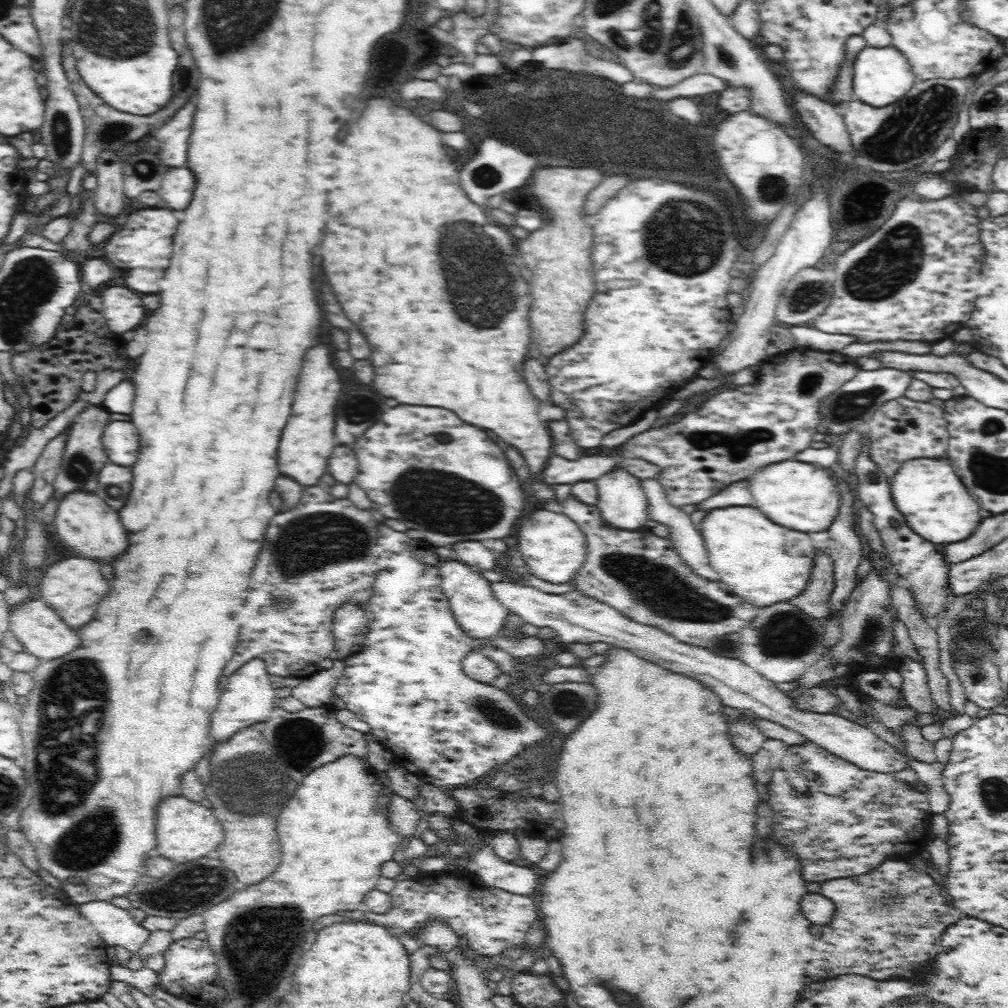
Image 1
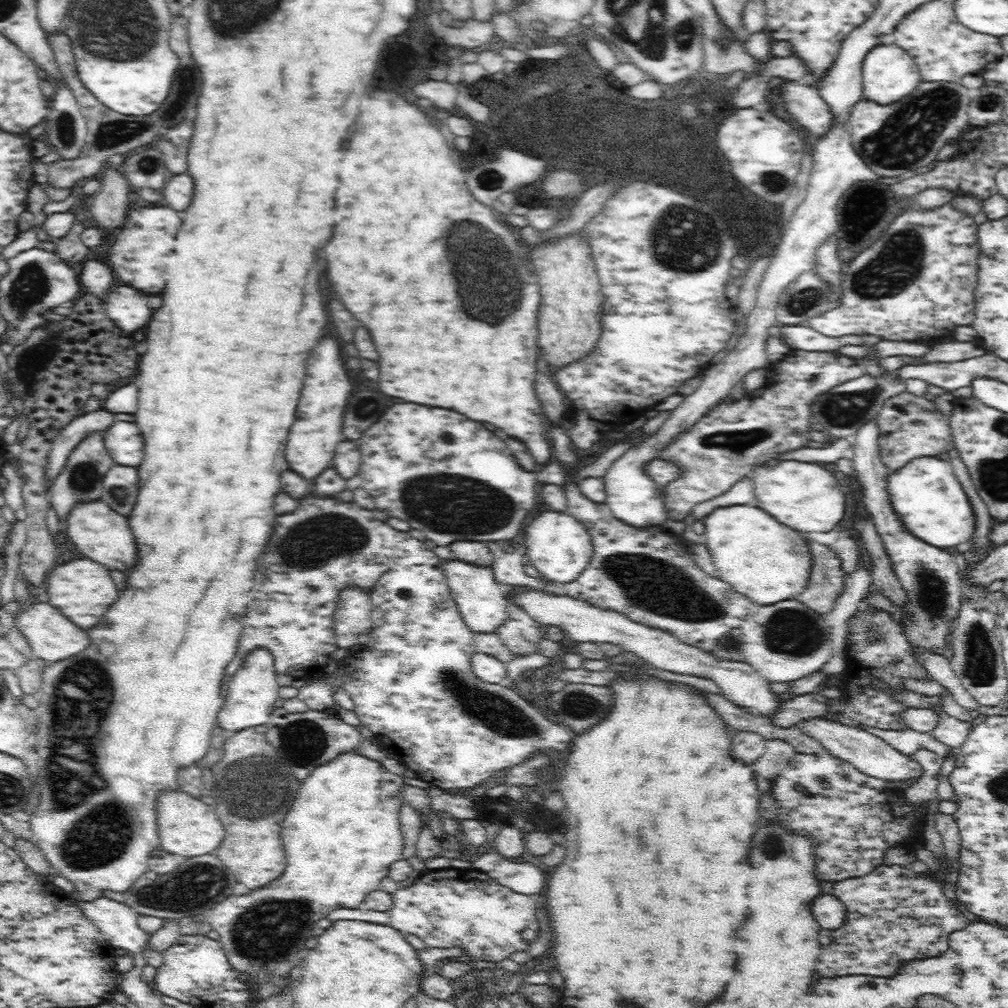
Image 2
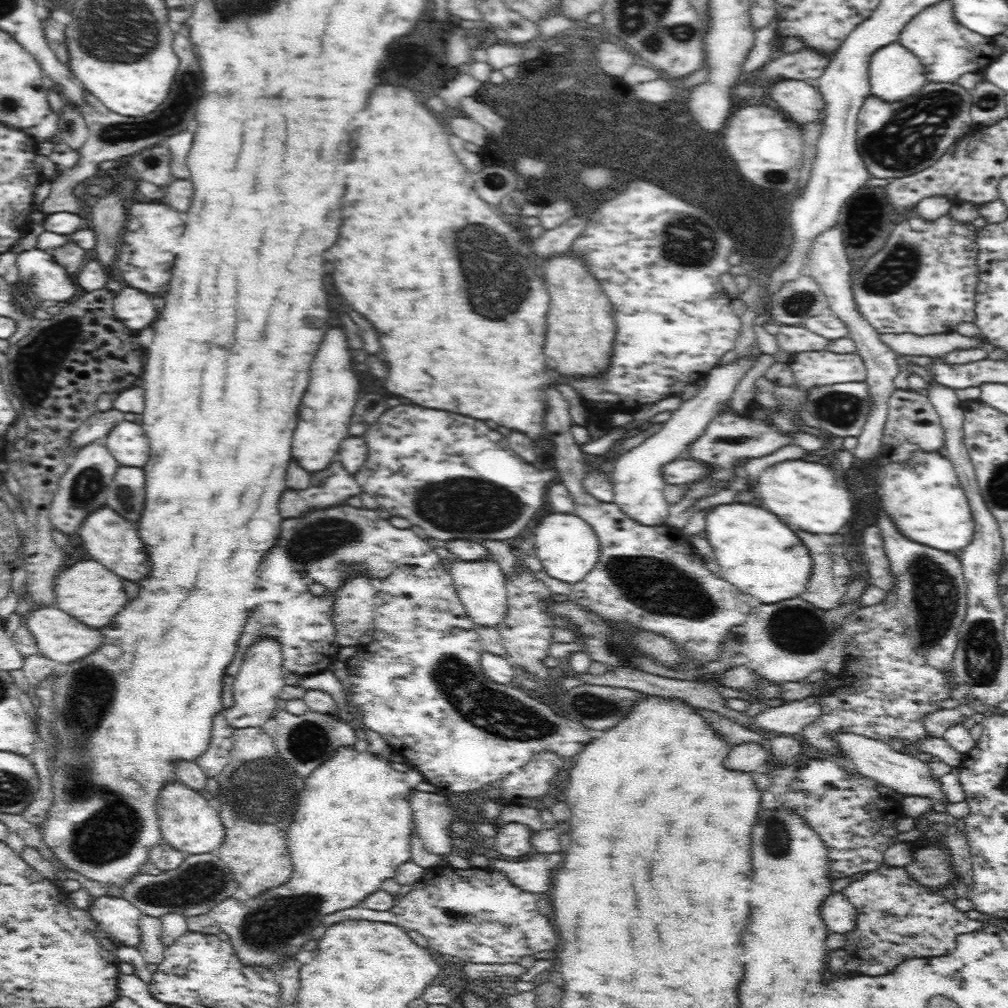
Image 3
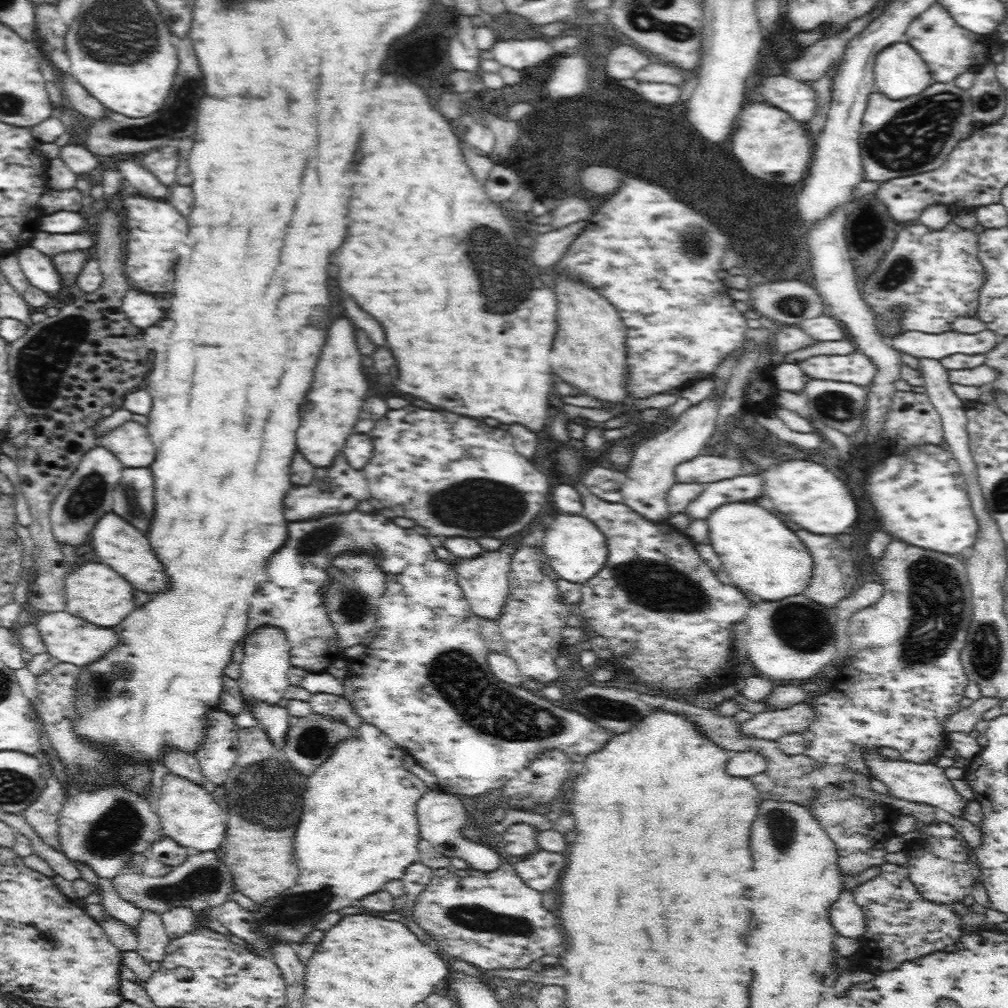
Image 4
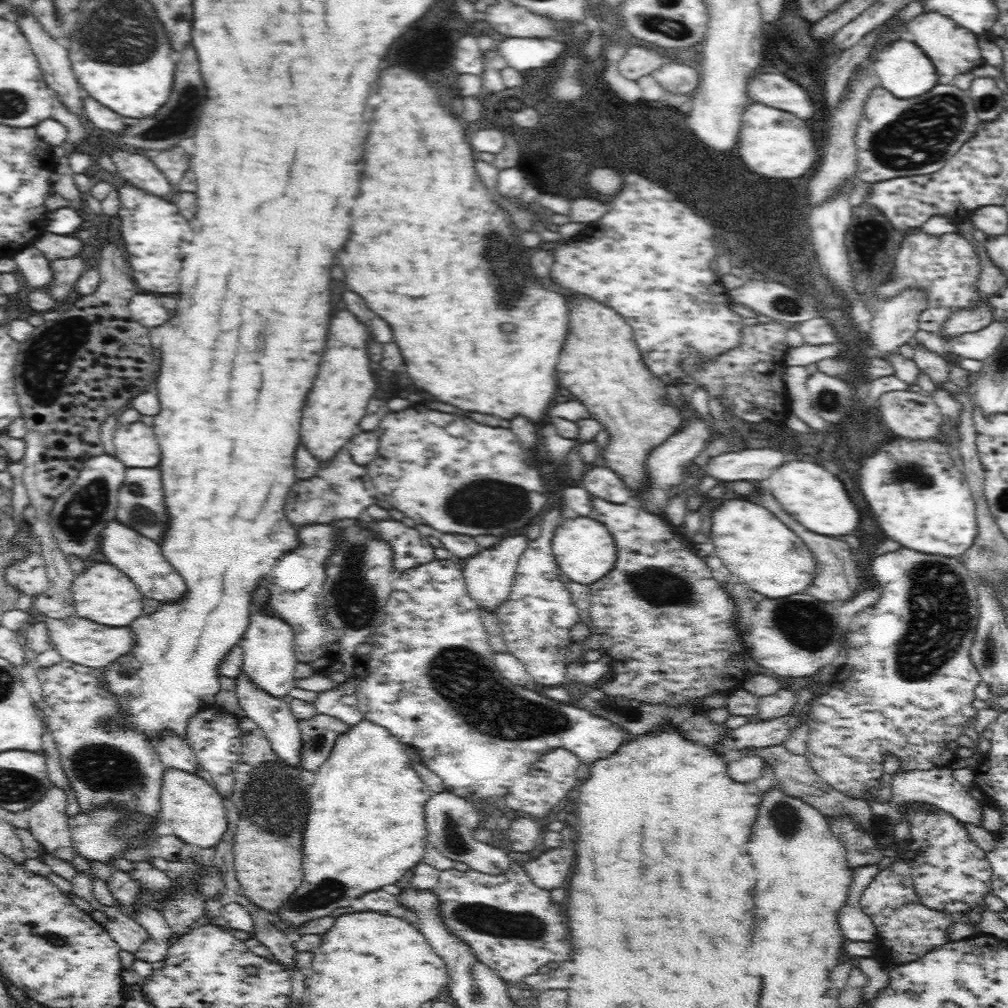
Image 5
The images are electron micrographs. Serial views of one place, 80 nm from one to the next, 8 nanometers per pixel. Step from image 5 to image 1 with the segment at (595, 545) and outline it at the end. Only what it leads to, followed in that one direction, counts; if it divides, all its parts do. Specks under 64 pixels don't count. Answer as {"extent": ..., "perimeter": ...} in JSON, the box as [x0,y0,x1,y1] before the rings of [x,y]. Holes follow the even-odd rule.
{"extent":[518,509,588,584],"perimeter":[[[556,509],[536,510],[518,528],[518,550],[522,552],[530,575],[554,584],[571,582],[588,556],[588,543],[580,527]]]}

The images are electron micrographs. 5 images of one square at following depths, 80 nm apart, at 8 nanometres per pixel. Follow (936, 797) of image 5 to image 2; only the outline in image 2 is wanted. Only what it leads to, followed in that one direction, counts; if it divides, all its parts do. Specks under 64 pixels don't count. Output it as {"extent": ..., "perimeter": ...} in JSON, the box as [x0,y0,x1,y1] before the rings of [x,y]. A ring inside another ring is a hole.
{"extent":[797,717,924,787],"perimeter":[[[822,717],[804,719],[798,723],[797,727],[812,737],[814,741],[821,742],[833,756],[849,762],[861,773],[868,774],[869,777],[884,779],[886,782],[905,782],[910,787],[913,783],[917,783],[924,772],[922,765],[912,759],[910,755],[902,754],[882,738],[878,738],[860,727],[851,727],[838,720]]]}

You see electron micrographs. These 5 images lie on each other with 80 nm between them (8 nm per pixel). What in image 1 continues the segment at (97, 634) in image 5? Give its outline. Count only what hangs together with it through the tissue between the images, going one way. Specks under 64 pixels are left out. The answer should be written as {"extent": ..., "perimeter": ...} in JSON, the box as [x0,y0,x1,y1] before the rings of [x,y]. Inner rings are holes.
{"extent":[8,597,81,661],"perimeter":[[[30,597],[28,602],[11,608],[8,630],[25,646],[26,653],[47,661],[60,658],[74,650],[76,646],[81,646],[76,629],[67,625],[64,619],[58,617],[56,611],[37,597]]]}

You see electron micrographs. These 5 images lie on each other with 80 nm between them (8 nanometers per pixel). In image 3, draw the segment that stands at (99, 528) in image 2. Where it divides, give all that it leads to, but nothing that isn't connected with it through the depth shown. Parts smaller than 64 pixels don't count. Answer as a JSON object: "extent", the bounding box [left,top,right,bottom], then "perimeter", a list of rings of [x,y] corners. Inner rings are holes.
{"extent":[80,508,144,582],"perimeter":[[[110,508],[92,510],[80,526],[80,536],[92,559],[116,575],[136,582],[144,574],[144,550],[140,550],[140,538],[136,538],[136,526],[124,520],[120,514]]]}

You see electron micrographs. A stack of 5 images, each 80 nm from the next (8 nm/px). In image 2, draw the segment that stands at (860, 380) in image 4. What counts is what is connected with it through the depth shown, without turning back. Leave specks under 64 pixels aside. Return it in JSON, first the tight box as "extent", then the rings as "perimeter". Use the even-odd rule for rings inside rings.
{"extent":[657,350,864,522],"perimeter":[[[792,350],[786,360],[776,364],[774,380],[770,380],[764,396],[717,403],[686,434],[678,435],[657,451],[657,457],[673,462],[678,468],[678,477],[666,485],[664,499],[668,518],[684,522],[694,506],[730,490],[750,468],[754,470],[782,452],[804,448],[810,440],[812,402],[820,393],[864,374],[858,360],[842,353]],[[762,430],[770,434],[762,434]]]}

